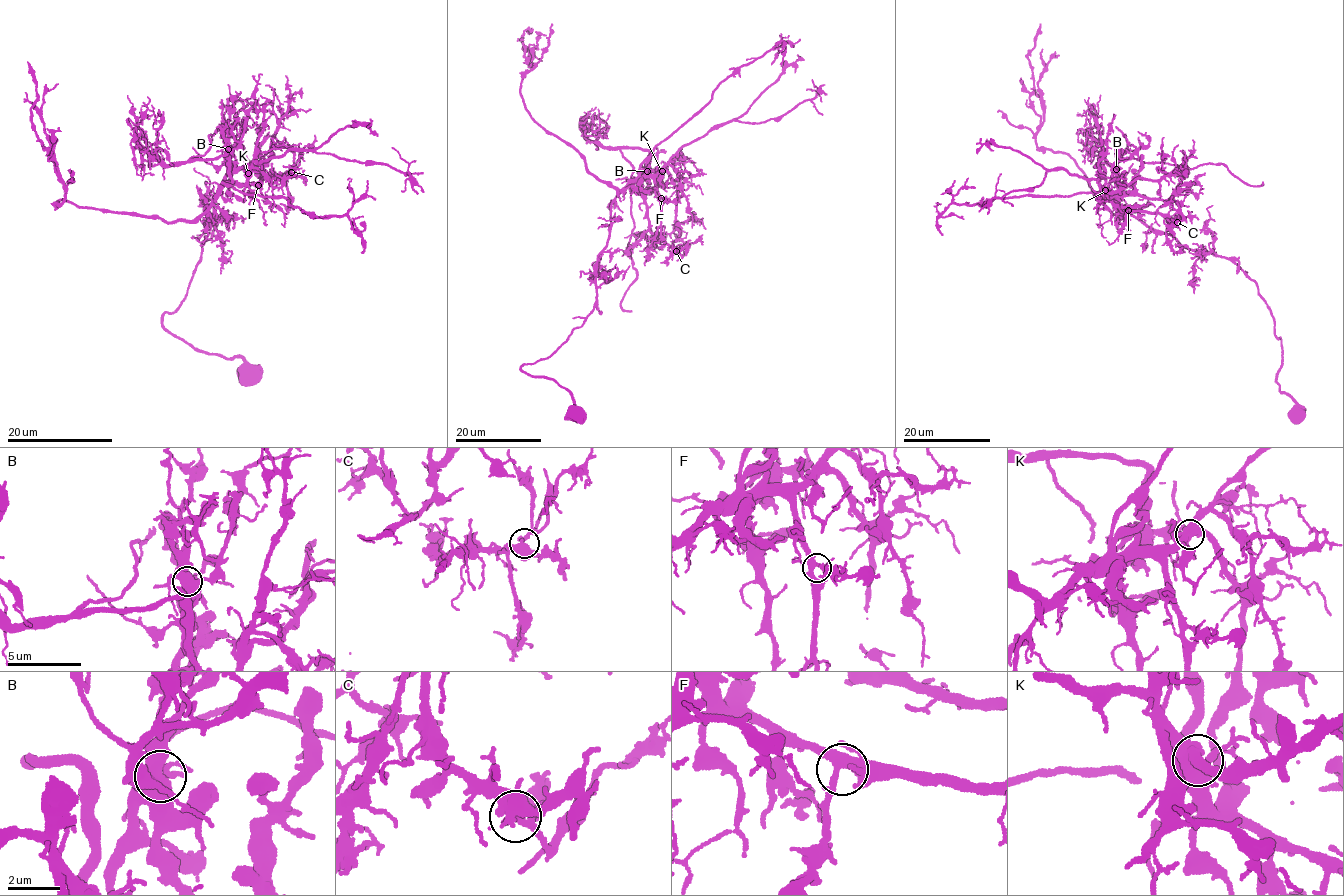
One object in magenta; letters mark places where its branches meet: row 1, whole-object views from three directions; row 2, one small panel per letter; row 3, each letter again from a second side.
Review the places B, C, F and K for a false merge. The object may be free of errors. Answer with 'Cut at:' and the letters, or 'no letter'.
Cut at: B

